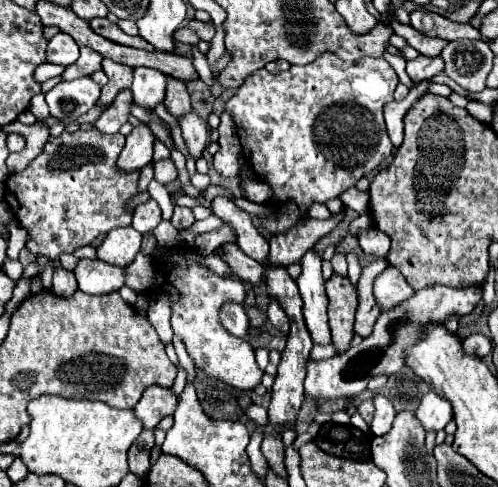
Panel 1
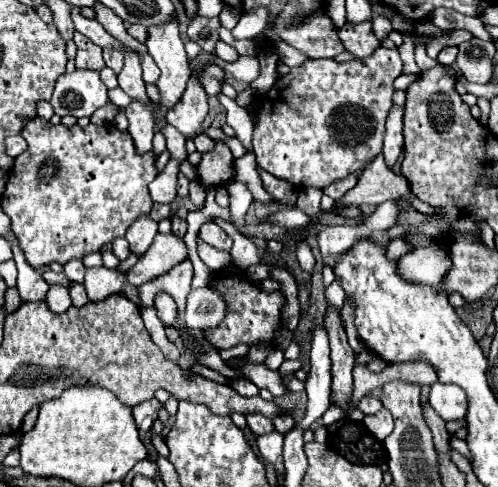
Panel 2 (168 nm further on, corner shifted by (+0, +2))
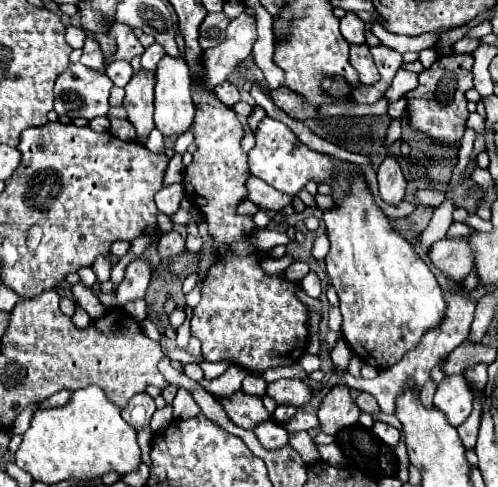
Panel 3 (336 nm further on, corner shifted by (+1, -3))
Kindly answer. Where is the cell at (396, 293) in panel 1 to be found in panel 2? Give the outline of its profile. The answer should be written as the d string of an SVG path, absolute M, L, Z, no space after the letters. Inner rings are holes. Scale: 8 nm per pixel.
M434 246L410 250L398 260L398 272L404 280L412 280L412 284L430 284L434 288L442 282L450 266L450 254Z

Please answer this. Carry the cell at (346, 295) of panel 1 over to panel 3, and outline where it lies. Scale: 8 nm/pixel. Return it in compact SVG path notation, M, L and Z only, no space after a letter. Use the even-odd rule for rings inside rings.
M345 385L333 387L317 411L321 431L327 435L335 435L337 431L341 431L345 427L355 425L359 415L361 415L361 411L355 405L355 401Z

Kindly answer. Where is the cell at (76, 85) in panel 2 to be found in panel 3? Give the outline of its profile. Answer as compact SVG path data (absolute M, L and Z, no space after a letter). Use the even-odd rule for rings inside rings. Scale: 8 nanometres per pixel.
M73 63L55 83L55 111L73 119L95 119L107 115L111 87L113 83L105 73Z

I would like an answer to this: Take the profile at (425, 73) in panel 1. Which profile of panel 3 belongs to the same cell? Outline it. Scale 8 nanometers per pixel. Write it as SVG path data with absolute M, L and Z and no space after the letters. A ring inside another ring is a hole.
M463 37L455 43L455 53L473 53L481 45L481 39L475 37Z

